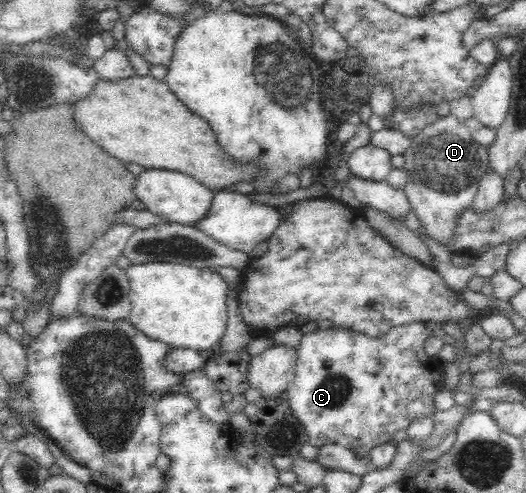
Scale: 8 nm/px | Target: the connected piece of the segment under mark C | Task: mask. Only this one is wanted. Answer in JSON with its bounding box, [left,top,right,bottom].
[286,322,444,458]

